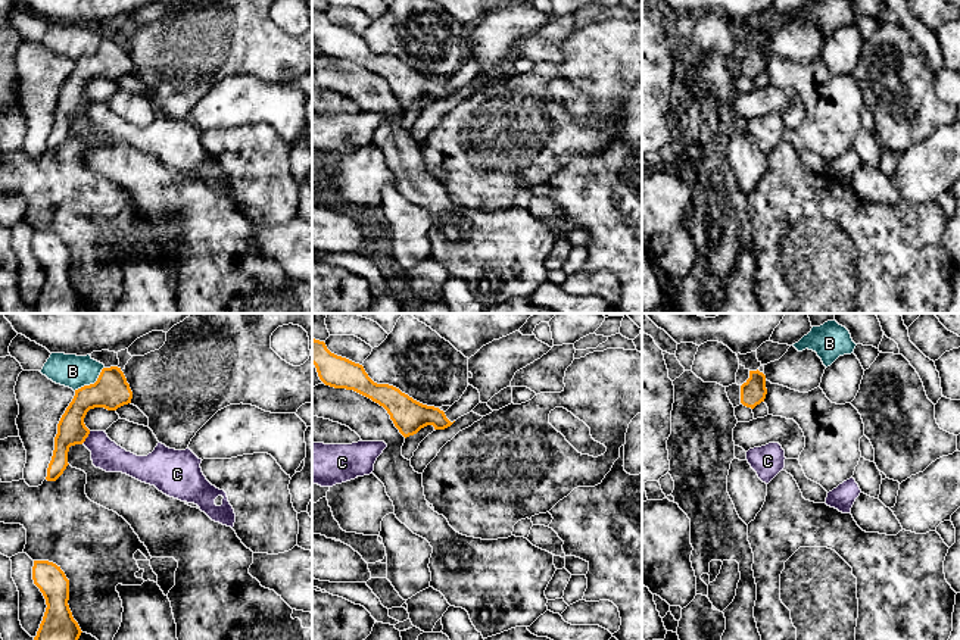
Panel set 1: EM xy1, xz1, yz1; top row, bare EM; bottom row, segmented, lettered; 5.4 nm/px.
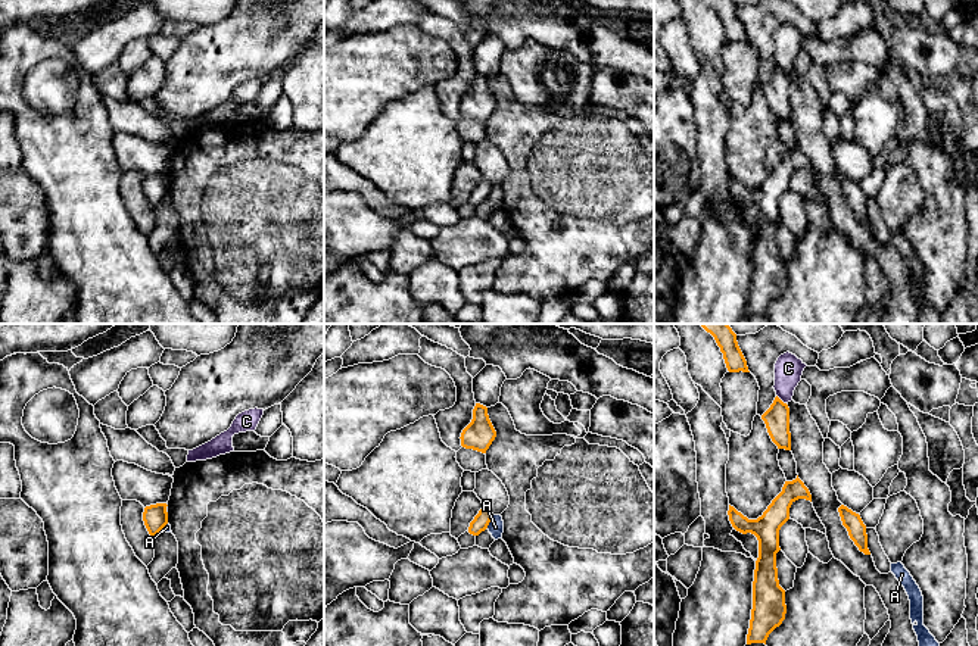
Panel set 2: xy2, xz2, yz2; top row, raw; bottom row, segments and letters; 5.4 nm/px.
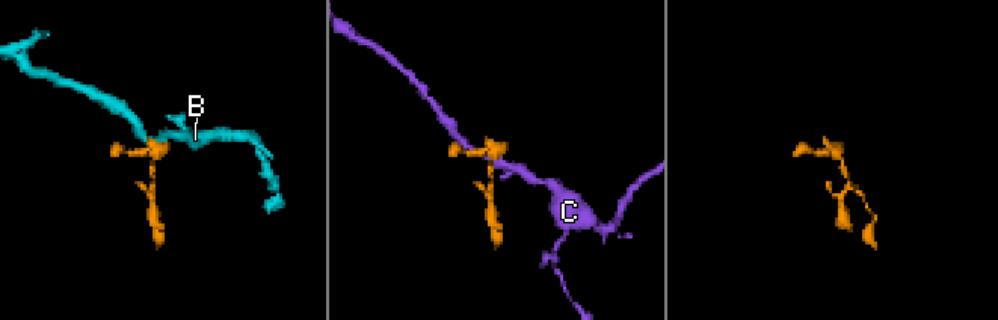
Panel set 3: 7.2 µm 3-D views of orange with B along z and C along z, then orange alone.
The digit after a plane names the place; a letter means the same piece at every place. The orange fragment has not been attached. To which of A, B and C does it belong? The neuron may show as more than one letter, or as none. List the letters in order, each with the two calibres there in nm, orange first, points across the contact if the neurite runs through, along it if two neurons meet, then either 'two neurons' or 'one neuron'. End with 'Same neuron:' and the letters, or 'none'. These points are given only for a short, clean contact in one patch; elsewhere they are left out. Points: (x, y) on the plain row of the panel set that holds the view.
A: 90 nm thick on the orange side, 90 nm on the other; border along xz2 (494, 186), (486, 197); two neurons
B: 200 nm thick on the orange side, 180 nm on the other; two neurons
C: 160 nm thick on the orange side, 160 nm on the other; border along xy1 (90, 102), (81, 114); two neurons
Same neuron: none

